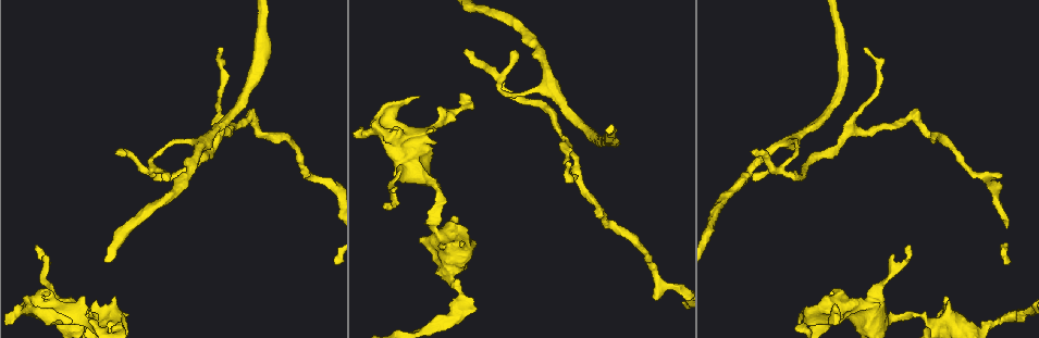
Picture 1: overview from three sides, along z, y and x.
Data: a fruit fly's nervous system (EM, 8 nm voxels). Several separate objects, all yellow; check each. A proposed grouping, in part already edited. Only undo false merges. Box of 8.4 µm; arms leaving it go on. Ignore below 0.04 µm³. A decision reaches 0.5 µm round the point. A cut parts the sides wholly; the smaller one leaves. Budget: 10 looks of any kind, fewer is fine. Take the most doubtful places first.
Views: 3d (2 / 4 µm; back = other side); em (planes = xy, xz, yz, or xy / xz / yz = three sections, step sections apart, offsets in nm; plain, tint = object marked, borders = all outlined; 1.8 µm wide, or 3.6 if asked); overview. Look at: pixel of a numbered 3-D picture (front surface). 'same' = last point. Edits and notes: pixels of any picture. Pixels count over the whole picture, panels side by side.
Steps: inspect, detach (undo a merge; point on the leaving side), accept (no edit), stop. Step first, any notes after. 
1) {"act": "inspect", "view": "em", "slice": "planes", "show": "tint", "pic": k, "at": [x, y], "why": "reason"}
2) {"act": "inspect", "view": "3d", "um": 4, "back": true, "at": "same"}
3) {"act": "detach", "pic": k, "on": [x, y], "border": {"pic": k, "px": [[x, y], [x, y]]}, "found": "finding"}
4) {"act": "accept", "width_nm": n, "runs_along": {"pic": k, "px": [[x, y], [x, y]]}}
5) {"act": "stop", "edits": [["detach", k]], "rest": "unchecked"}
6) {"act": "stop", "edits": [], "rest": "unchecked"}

{"act": "inspect", "view": "em", "slice": "yz", "step": 4, "show": "tint", "pic": 1, "at": [150, 169], "why": "abrupt turn"}

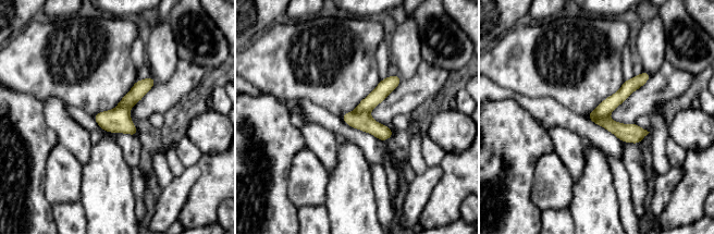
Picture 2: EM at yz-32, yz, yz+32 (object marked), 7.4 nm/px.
{"act": "inspect", "view": "em", "slice": "planes", "show": "tint", "at": "same", "why": "cut it another way"}

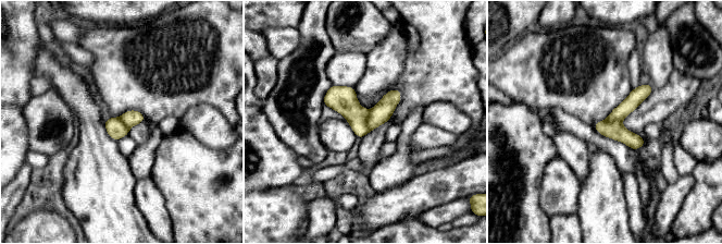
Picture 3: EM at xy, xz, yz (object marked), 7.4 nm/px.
{"act": "detach", "pic": 3, "on": [343, 99], "part_leaving": {"pic": 3, "px": [[597, 125], [642, 142]]}, "found": "a second cell is stuck on"}

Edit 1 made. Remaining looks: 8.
{"act": "inspect", "view": "em", "slice": "xz", "step": 16, "show": "tint", "pic": 1, "at": [1011, 319], "why": "sharp bend"}

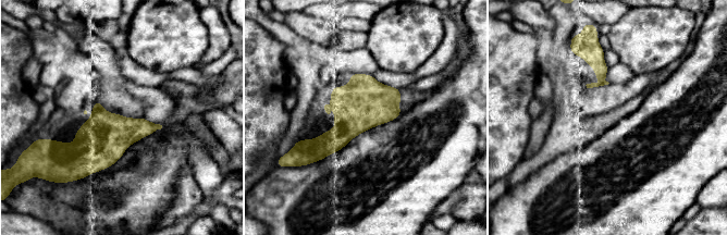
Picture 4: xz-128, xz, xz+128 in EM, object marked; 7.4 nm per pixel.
{"act": "accept", "found": "all the same cell"}

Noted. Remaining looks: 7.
{"act": "inspect", "view": "em", "slice": "xy", "step": 16, "show": "tint", "pic": 1, "at": [52, 305], "why": "branch point"}

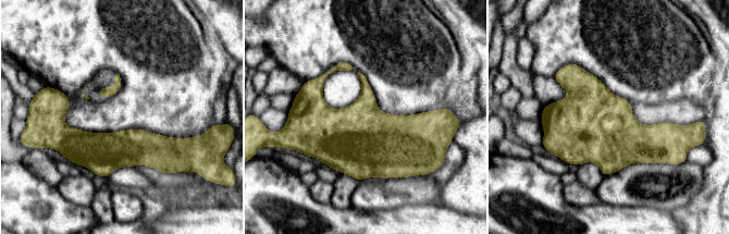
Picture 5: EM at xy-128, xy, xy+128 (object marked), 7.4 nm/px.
{"act": "inspect", "view": "em", "slice": "yz", "step": 8, "show": "tint", "at": "same", "why": "cut it another way"}

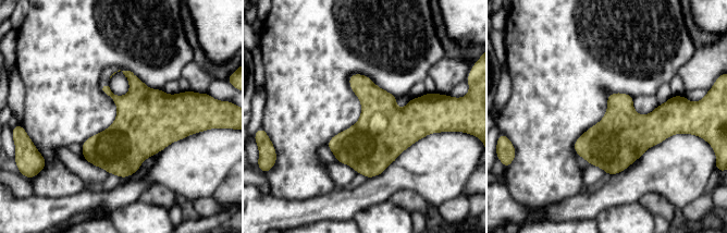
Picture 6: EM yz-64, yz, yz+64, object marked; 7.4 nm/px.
{"act": "accept", "found": "all the same cell"}

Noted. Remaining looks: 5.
{"act": "inspect", "view": "em", "slice": "yz", "step": 16, "show": "tint", "pic": 1, "at": [905, 315], "why": "narrows sharply"}

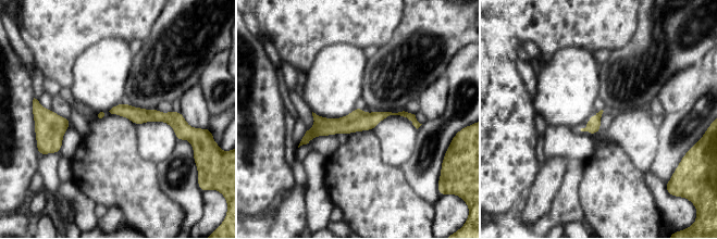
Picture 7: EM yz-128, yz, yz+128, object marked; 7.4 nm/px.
{"act": "inspect", "view": "em", "slice": "planes", "show": "tint", "at": "same", "why": "cut it another way"}

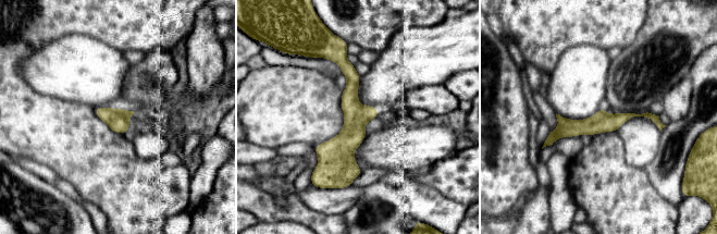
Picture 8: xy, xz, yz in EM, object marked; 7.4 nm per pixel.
{"act": "accept", "runs_along": {"pic": 8, "px": [[342, 56], [351, 75], [346, 183]]}, "found": "all the same cell"}

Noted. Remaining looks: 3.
{"act": "stop", "edits": [["detach", 3]], "rest": "unchecked"}

